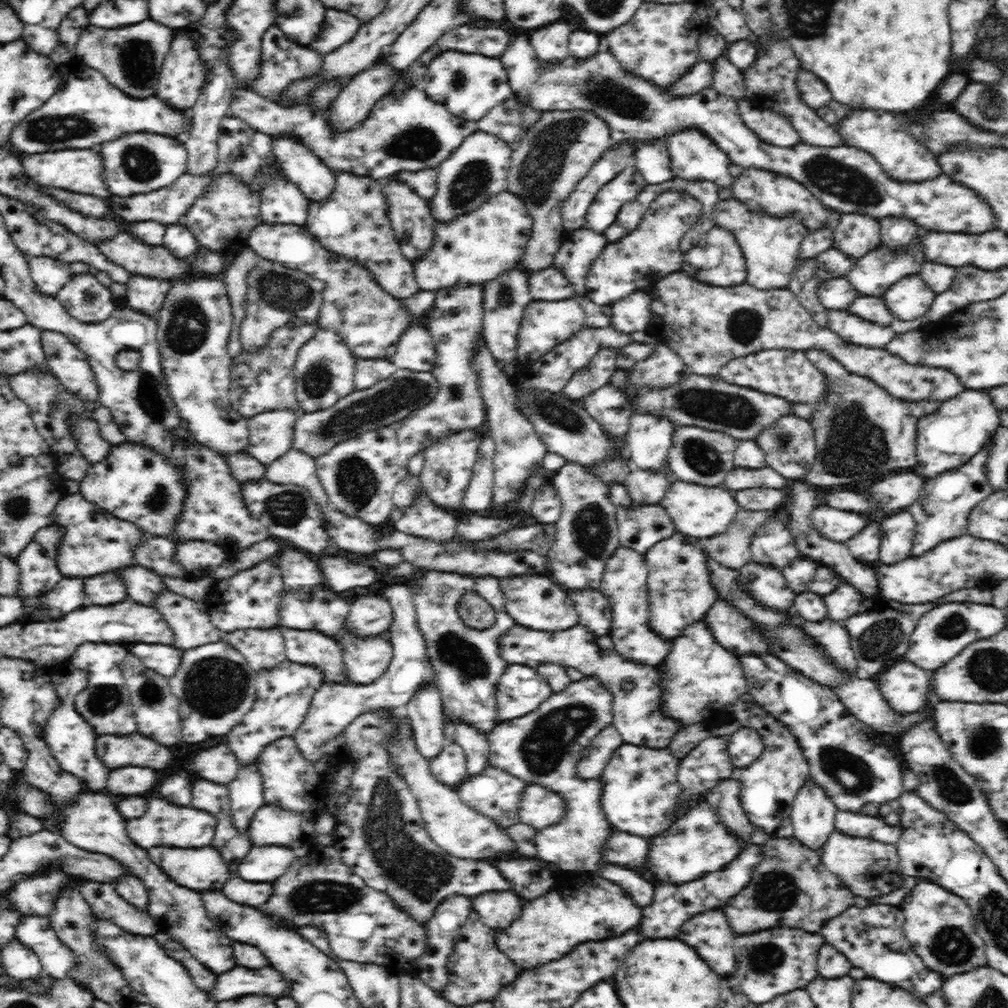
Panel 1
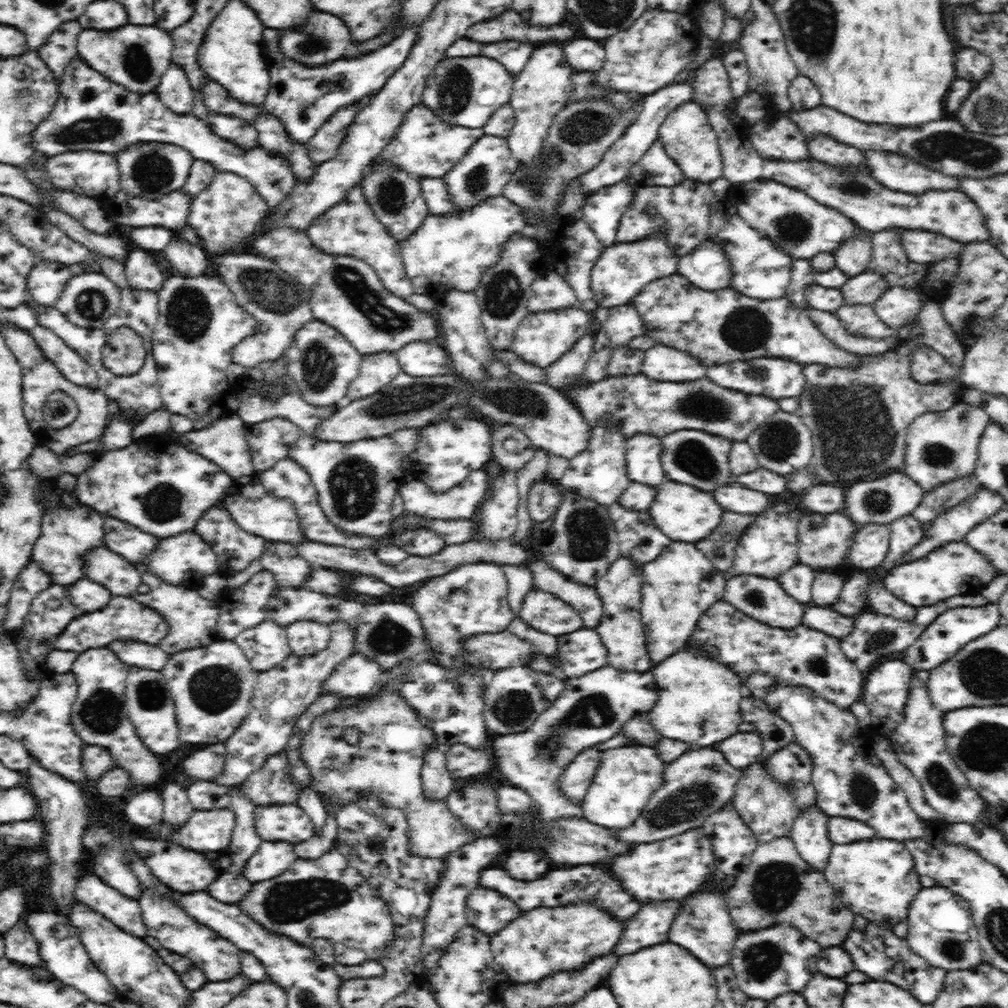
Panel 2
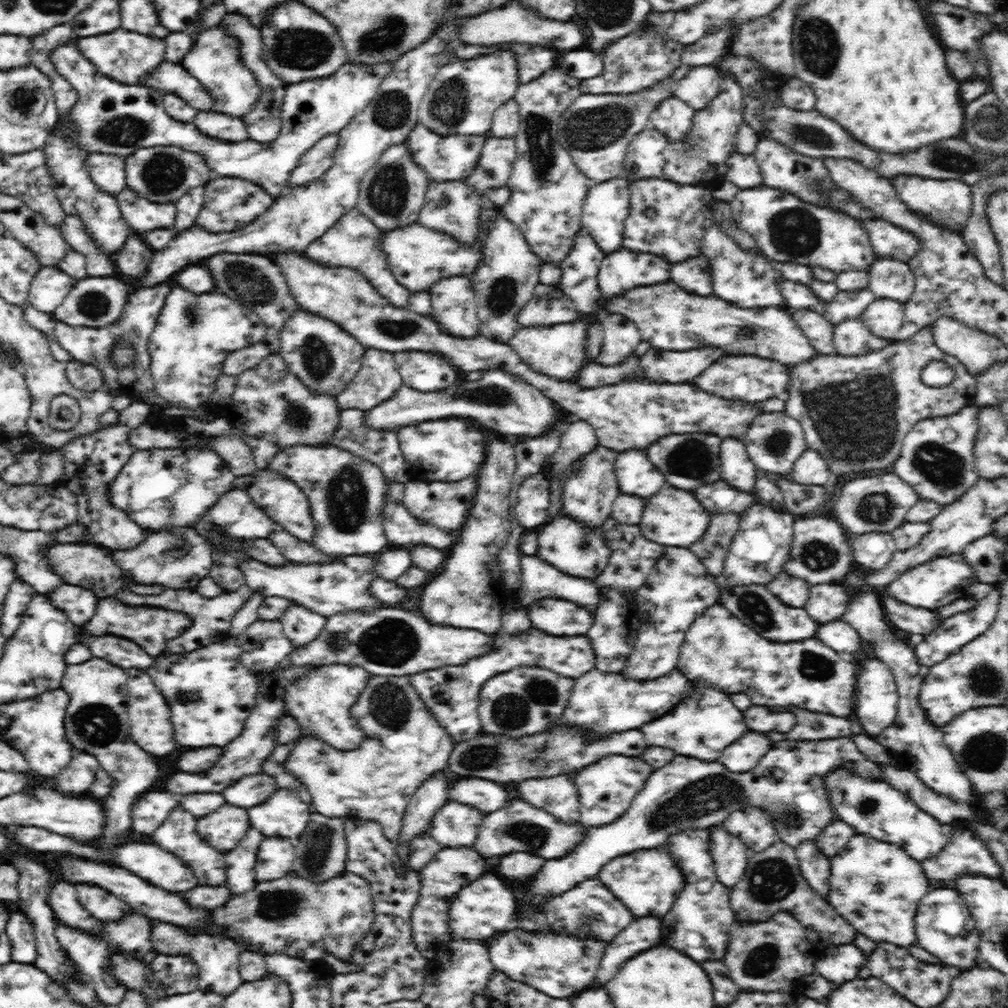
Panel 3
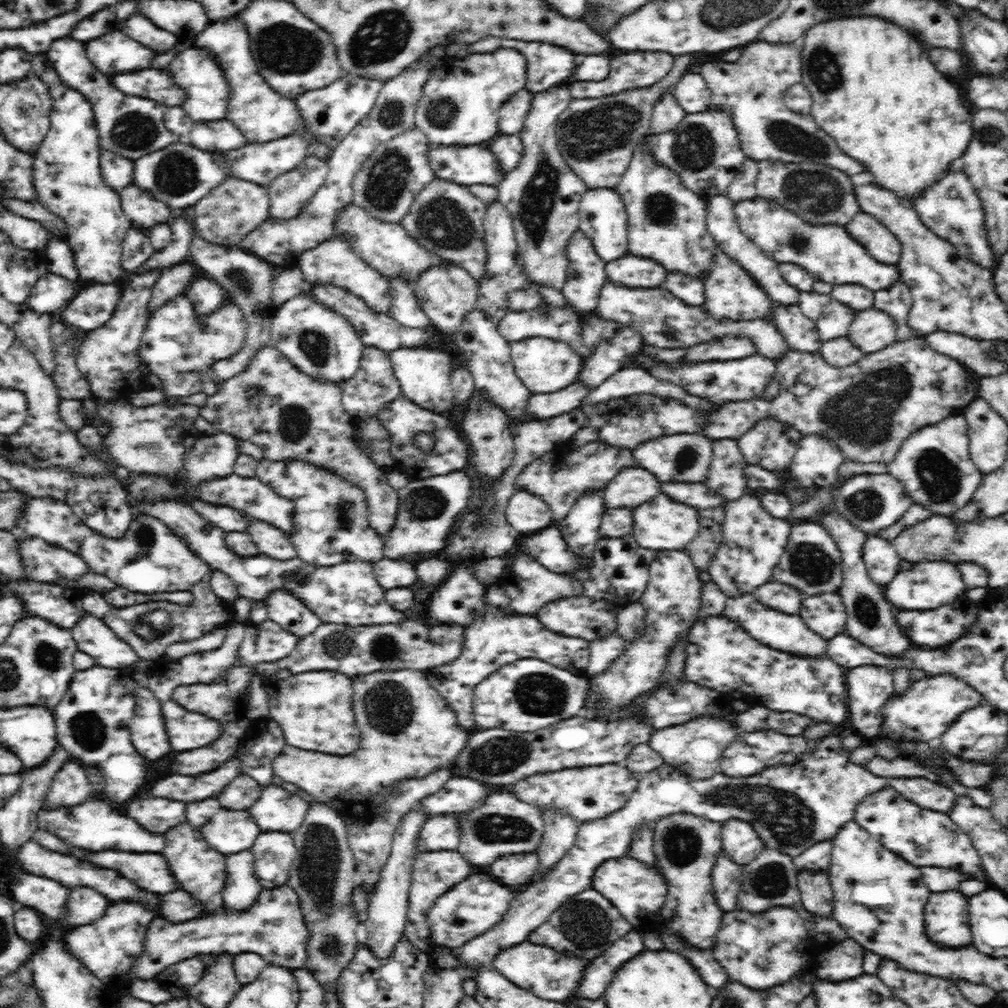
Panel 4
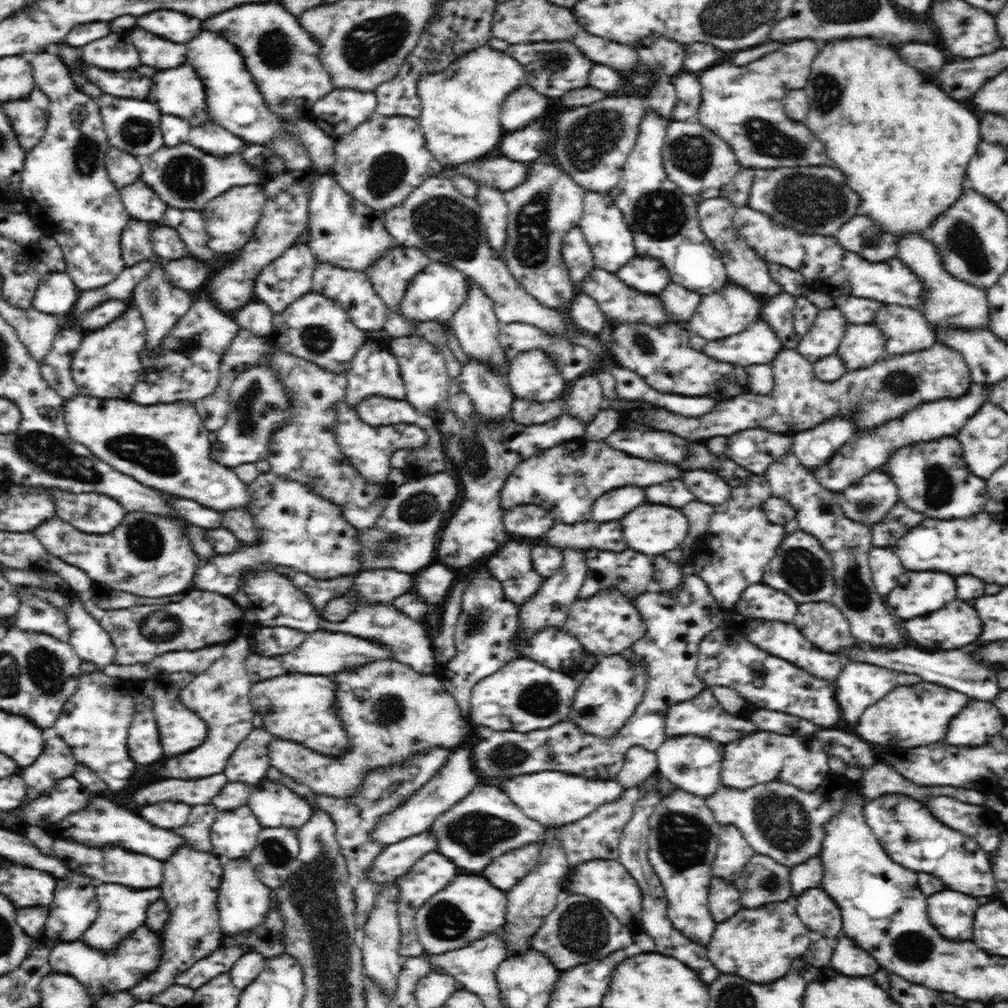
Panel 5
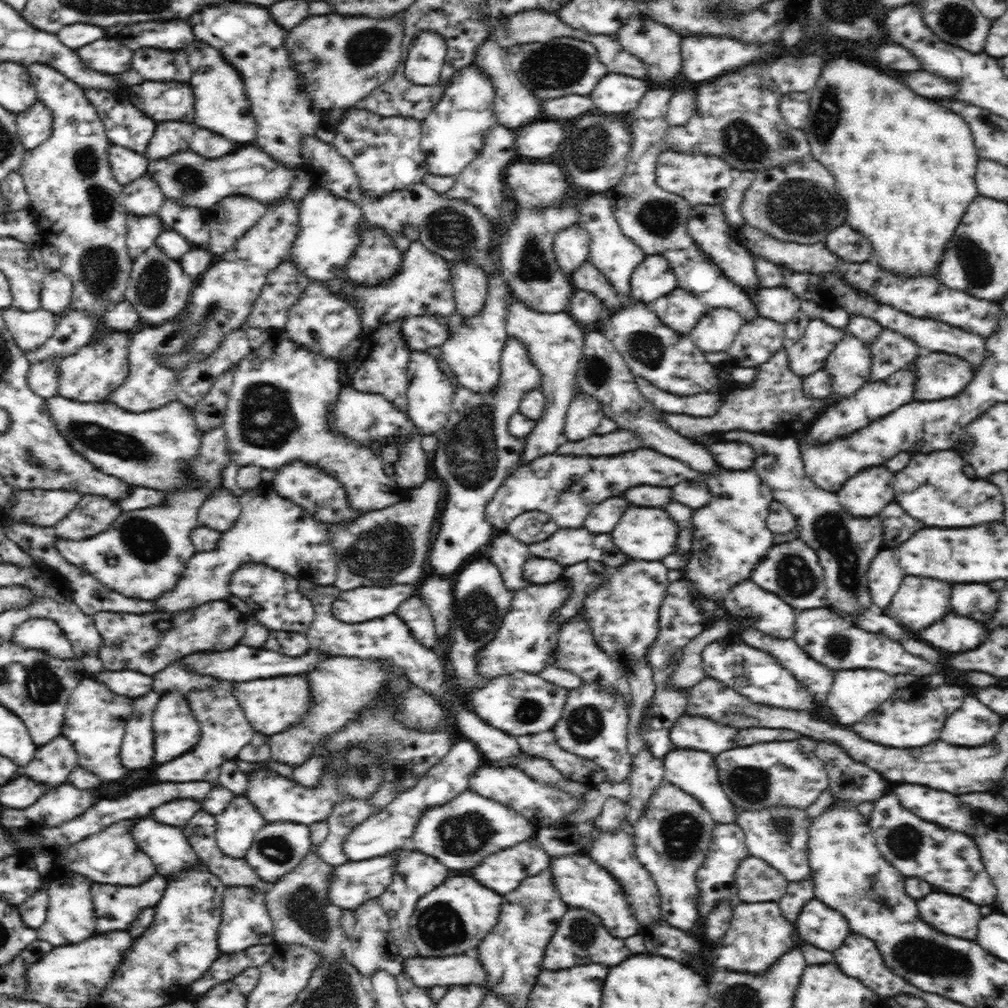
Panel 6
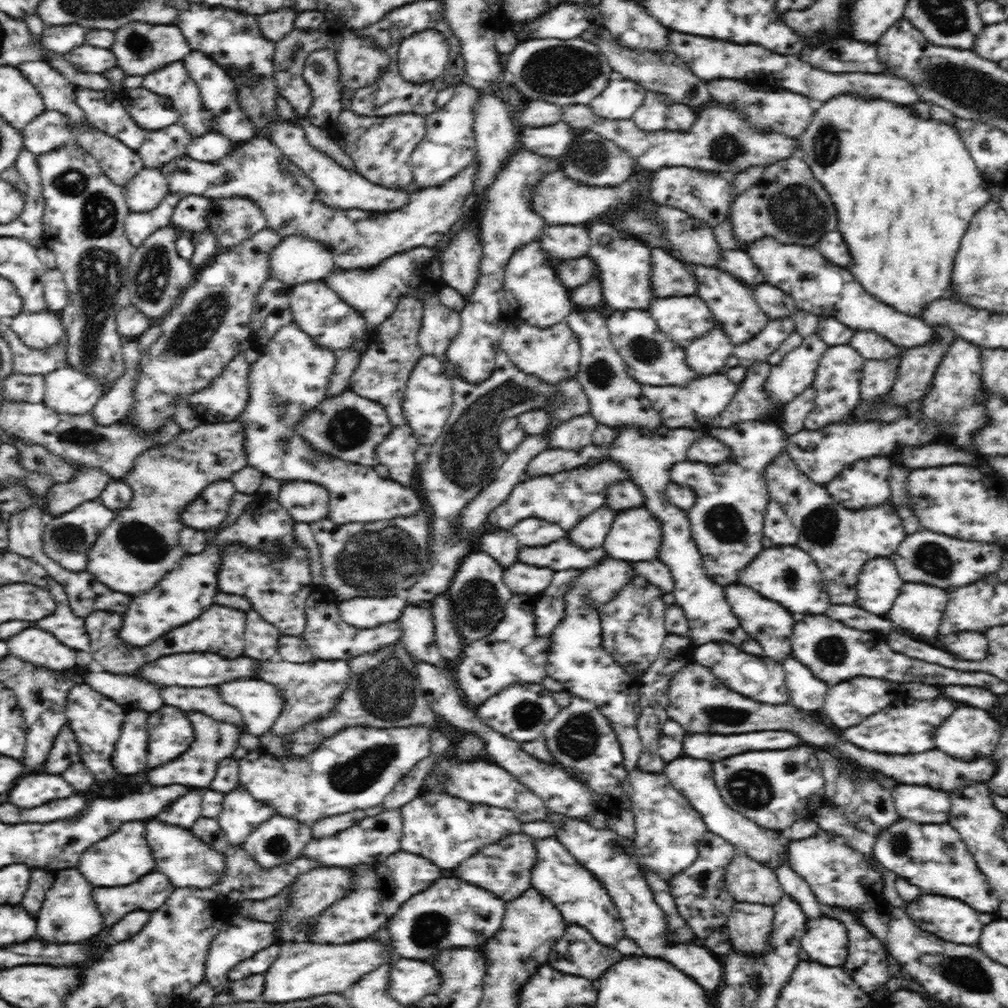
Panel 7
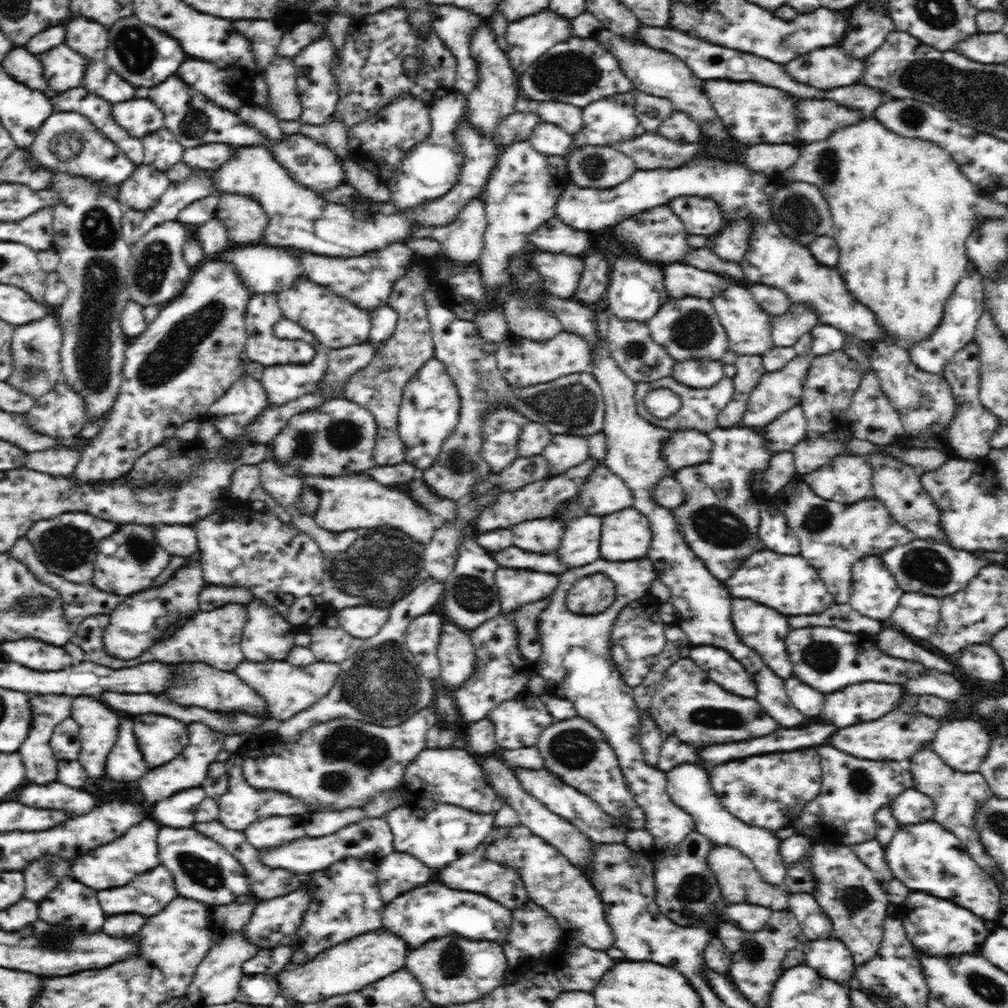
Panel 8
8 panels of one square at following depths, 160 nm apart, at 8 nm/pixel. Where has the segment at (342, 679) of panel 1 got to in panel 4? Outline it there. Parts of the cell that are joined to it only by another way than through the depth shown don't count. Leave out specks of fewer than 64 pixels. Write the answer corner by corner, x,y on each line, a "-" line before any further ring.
276,590
261,602
266,605
268,620
300,638
312,634
322,623
316,613
290,591

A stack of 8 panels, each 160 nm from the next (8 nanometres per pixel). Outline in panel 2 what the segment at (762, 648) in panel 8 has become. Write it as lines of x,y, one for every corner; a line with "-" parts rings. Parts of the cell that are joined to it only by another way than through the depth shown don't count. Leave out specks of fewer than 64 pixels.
797,562
790,570
784,571
777,582
788,596
806,605
811,602
811,588
816,573
808,565

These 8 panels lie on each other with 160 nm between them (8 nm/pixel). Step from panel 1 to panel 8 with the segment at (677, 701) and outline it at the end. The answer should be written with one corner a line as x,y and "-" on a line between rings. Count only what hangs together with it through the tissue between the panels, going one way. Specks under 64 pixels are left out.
679,764
672,770
665,772
667,778
666,790
669,798
675,805
680,806
694,819
695,831
706,835
714,845
728,845
738,849
754,863
755,869
760,873
764,881
772,885
783,885
784,877
787,875
787,868
782,863
779,847
780,840
776,838
773,831
748,825
737,819
722,803
719,796
712,788
709,774
704,767
696,764

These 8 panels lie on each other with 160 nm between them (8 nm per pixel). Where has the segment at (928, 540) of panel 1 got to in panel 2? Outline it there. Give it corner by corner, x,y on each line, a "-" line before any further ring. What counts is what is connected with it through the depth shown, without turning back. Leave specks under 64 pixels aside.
973,476
938,485
933,491
923,496
920,504
913,510
912,516
919,520
926,530
940,514
946,513
966,496
974,495
979,487
980,484

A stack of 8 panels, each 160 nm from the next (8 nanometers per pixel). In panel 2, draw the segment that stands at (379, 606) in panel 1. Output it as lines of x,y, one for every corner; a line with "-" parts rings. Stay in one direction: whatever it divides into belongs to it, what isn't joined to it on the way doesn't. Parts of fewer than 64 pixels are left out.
336,624
331,631
331,639
327,648
314,656
286,658
279,666
258,672
257,683
251,698
251,709
248,716
237,727
232,738
226,740
226,758
228,766
224,774
216,778
220,786
238,786
255,770
262,768
264,763
275,754
280,753
291,738
296,718
317,699
324,681
330,677
335,668
348,656
353,654
354,635
352,629
344,624

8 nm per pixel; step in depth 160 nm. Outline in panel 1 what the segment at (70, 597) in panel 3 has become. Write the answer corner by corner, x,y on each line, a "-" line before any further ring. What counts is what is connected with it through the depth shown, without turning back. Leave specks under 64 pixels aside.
110,571
86,578
83,582
86,597
90,604
108,606
126,598
124,584

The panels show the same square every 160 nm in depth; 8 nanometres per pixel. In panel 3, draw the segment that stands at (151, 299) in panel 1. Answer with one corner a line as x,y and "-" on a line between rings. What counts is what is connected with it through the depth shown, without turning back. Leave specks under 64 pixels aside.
141,234
130,236
114,256
115,266
118,272
126,274
126,276
140,277
146,272
148,264
150,264
153,251
142,239

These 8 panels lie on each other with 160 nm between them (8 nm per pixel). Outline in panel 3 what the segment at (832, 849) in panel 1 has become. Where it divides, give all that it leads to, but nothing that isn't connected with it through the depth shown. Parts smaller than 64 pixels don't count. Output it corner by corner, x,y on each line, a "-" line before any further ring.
860,833
830,859
829,894
827,900
857,933
876,944
894,943
910,950
919,946
915,933
916,906
932,889
920,862
902,847
880,842

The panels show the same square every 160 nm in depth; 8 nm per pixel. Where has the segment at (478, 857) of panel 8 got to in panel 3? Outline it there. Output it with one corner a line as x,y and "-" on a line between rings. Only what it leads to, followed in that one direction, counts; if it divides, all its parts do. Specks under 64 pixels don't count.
513,852
502,855
500,862
498,862
498,872
510,881
519,880
524,882
526,880
527,882
540,872
545,862
546,859
540,855

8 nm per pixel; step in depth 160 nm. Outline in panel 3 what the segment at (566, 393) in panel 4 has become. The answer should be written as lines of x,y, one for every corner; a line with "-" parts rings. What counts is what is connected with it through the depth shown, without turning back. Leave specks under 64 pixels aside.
634,354
625,363
616,366
602,366
596,362
589,363
580,369
578,376
573,380
576,385
584,388
605,387
612,383
624,381
628,374
640,368
639,356

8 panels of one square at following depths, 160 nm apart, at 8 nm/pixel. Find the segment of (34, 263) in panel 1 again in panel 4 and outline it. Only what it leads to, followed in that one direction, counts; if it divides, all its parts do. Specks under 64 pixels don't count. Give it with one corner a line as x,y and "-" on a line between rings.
48,272
36,281
26,303
34,312
51,315
68,306
75,296
72,280

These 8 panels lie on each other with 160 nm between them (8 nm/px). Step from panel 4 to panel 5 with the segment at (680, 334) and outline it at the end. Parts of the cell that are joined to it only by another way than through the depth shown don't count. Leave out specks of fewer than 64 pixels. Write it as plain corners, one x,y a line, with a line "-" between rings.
595,267
588,272
588,276
580,282
577,289
597,301
601,312
605,314
610,323
642,323
642,325
660,327
665,323
673,322
668,314
664,313
664,308
657,295
651,295
630,288
617,275
614,276
614,274
610,273
610,271

